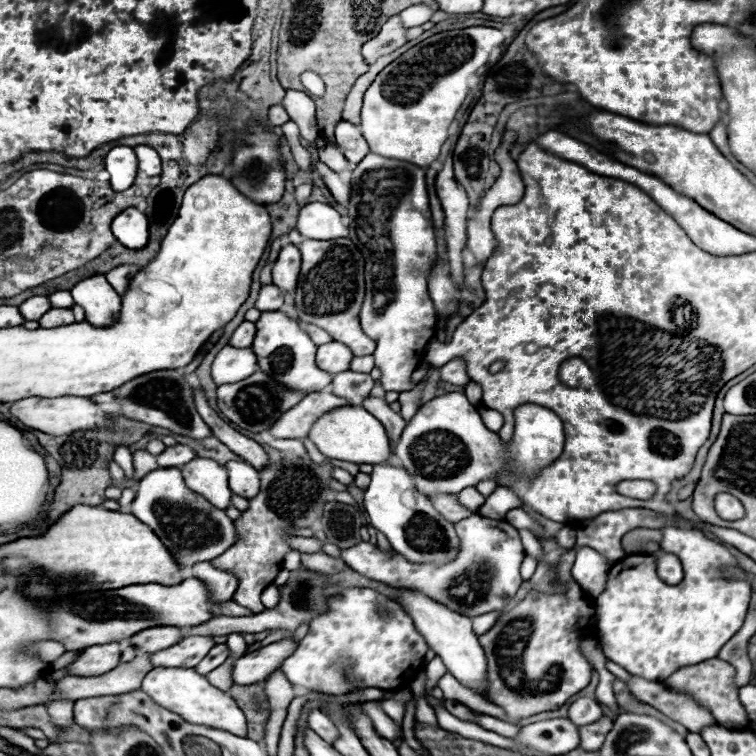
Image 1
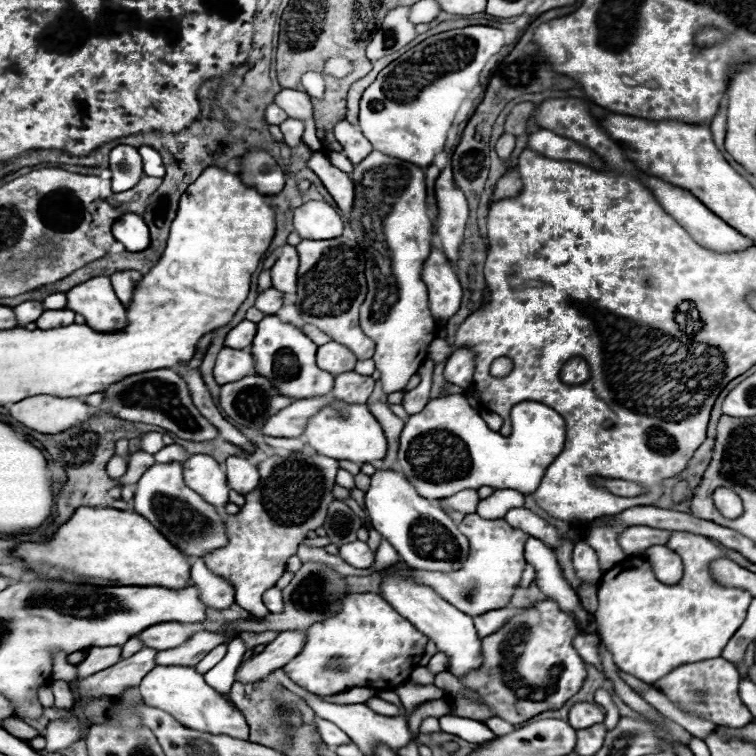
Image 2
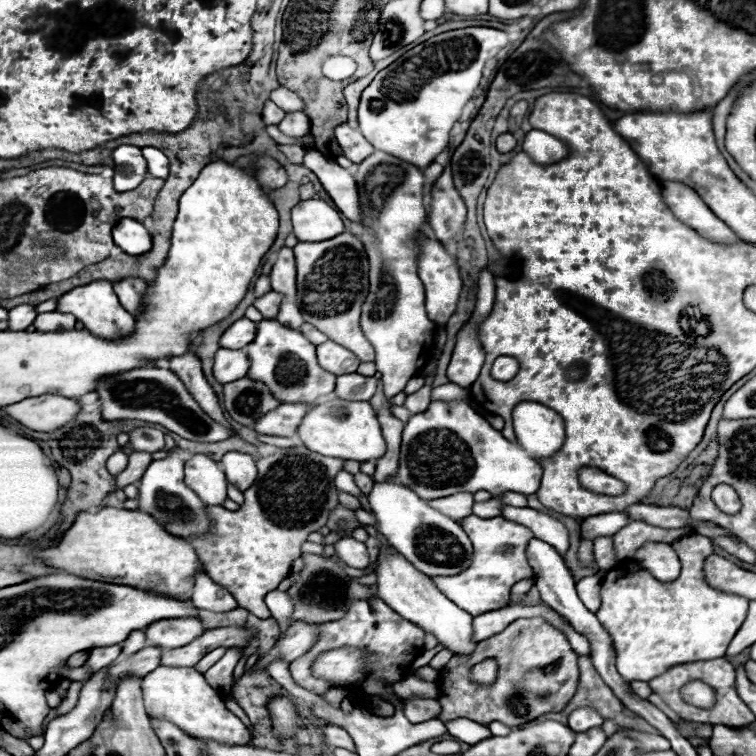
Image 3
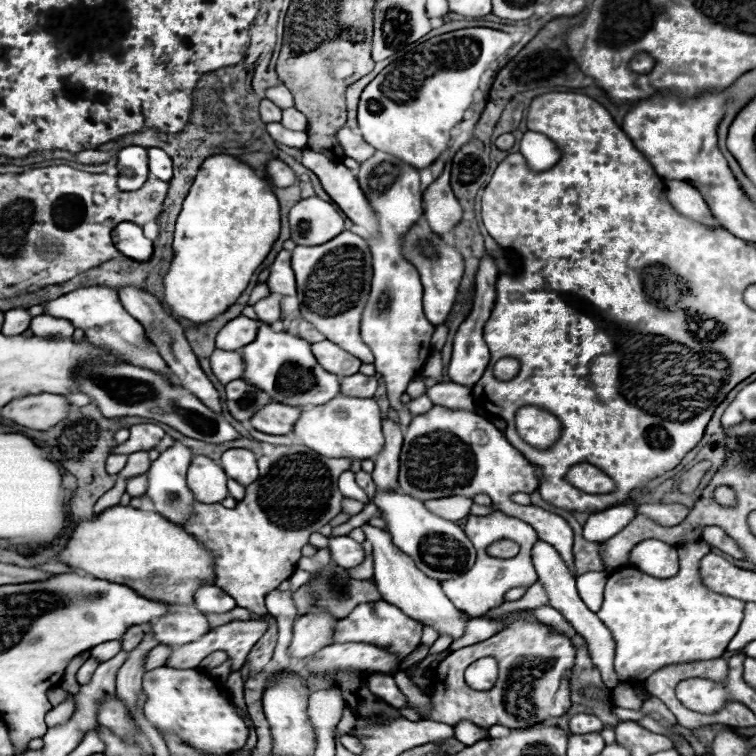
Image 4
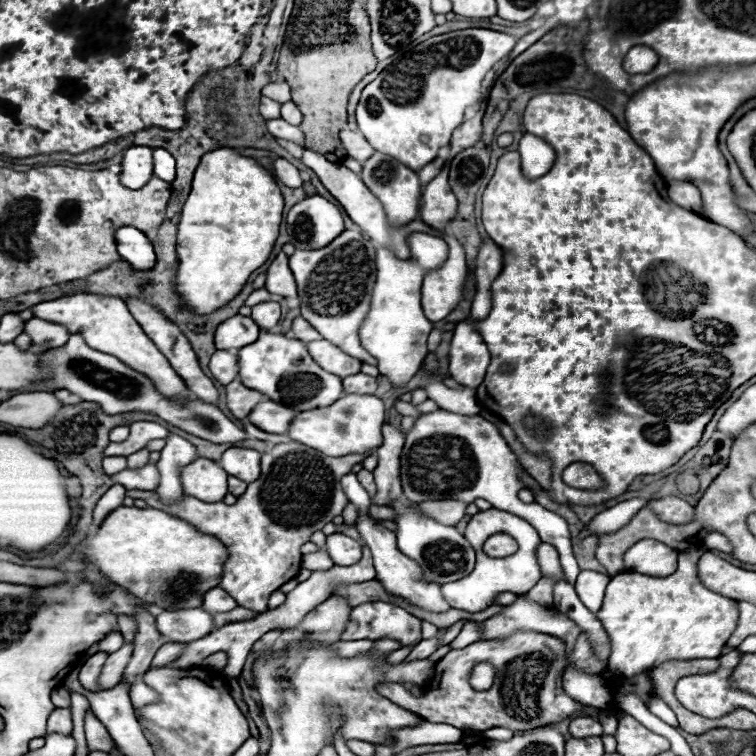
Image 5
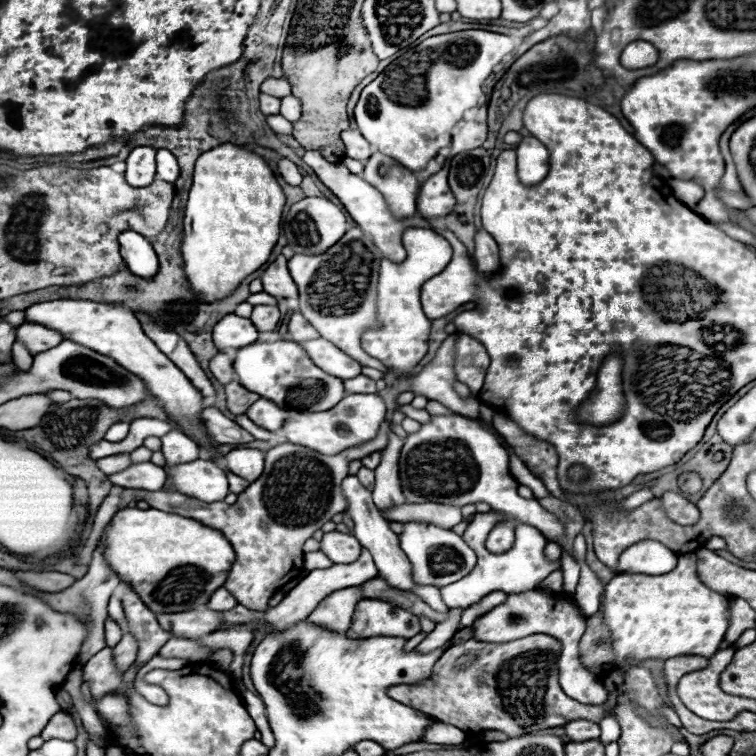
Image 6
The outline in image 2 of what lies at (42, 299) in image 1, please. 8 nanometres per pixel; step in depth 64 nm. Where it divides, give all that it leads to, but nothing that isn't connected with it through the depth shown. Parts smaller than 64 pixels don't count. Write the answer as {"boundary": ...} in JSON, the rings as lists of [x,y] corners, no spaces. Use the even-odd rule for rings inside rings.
{"boundary":[[[24,302],[24,304],[18,304],[14,308],[14,316],[16,316],[16,322],[18,326],[26,326],[30,322],[36,322],[38,316],[42,314],[42,302]]]}

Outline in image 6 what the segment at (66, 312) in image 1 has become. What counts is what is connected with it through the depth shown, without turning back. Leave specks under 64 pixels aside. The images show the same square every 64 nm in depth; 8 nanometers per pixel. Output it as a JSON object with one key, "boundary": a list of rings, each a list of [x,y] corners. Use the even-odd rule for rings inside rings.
{"boundary":[[[22,324],[16,328],[16,340],[22,342],[32,356],[36,356],[38,352],[46,352],[46,348],[54,348],[54,344],[60,344],[62,336],[40,324]]]}

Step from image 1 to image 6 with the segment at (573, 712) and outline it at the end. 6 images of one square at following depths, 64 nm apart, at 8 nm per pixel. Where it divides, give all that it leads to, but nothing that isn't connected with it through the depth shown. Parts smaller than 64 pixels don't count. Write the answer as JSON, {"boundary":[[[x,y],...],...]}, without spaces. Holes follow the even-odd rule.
{"boundary":[[[572,720],[566,724],[566,736],[570,742],[586,742],[600,738],[600,726],[588,720]]]}

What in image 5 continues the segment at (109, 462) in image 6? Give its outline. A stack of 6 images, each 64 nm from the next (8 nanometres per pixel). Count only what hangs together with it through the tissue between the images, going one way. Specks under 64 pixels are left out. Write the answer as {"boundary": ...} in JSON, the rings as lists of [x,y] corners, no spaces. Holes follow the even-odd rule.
{"boundary":[[[108,456],[102,460],[102,466],[104,466],[104,472],[106,474],[118,474],[126,468],[126,456]]]}

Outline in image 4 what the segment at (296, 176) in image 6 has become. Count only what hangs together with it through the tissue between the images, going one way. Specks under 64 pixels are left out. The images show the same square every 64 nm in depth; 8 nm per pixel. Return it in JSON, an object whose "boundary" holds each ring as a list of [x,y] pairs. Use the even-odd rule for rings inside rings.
{"boundary":[[[270,160],[268,166],[266,166],[266,176],[268,176],[270,184],[274,184],[276,188],[294,186],[298,182],[292,168],[288,164],[284,164],[282,160]]]}

